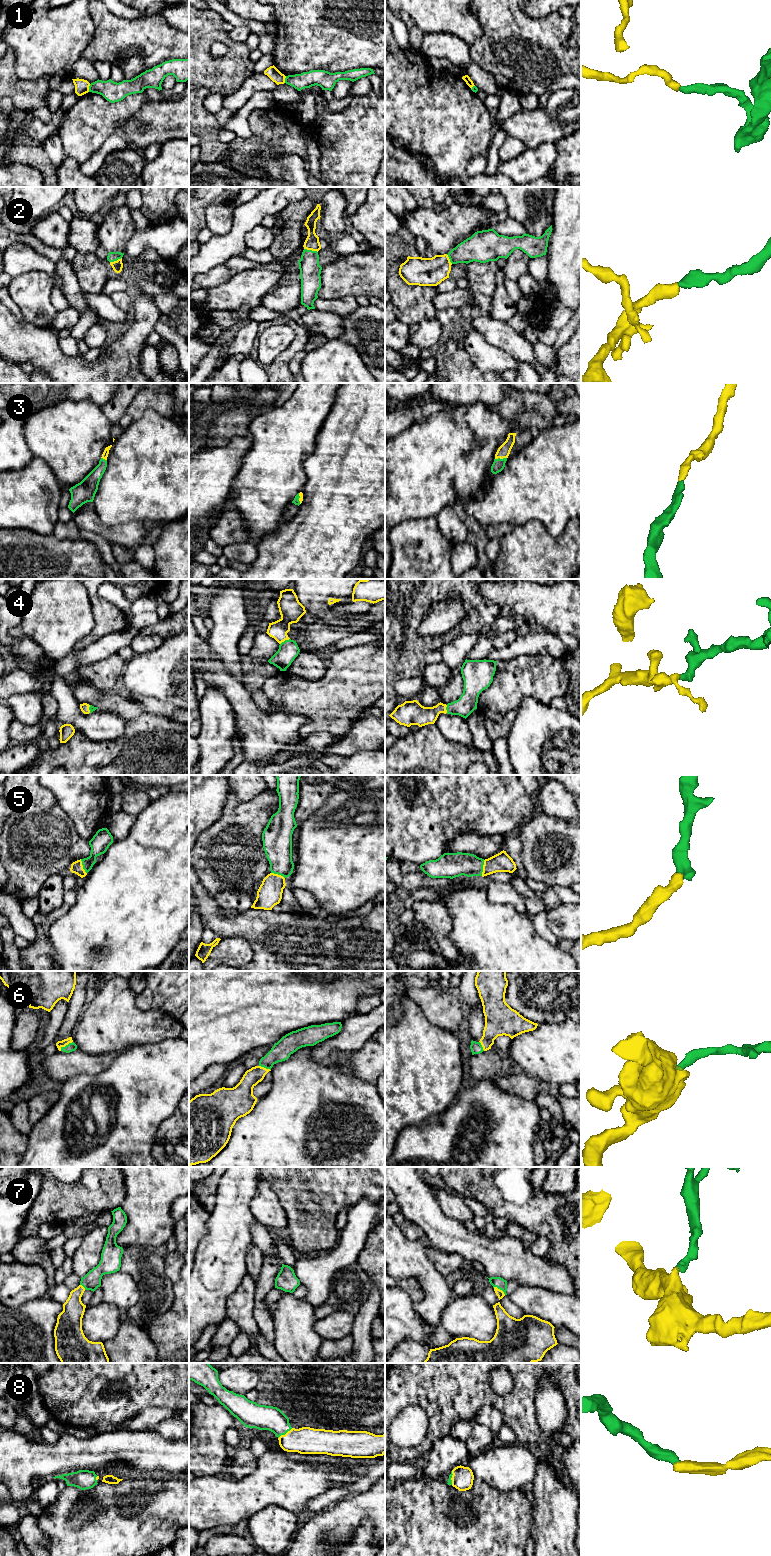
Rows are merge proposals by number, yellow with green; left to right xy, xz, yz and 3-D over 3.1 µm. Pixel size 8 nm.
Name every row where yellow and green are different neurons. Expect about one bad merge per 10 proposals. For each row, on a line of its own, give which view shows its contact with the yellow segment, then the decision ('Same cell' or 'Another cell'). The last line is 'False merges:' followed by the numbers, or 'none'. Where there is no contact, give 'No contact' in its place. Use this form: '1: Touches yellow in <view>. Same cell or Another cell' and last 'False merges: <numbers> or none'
1: Touches yellow in xy. Another cell
2: Touches yellow in xz. Same cell
3: Touches yellow in yz. Same cell
4: Touches yellow in xz. Same cell
5: Touches yellow in yz. Same cell
6: Touches yellow in xy. Same cell
7: Touches yellow in yz. Same cell
8: Touches yellow in xz. Same cell
False merges: 1

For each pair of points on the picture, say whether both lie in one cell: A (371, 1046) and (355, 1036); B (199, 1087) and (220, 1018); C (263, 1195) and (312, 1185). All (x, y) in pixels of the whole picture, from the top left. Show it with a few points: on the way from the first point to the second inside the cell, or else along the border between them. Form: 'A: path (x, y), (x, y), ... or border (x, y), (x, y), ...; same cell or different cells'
A: border (369, 1039), (358, 1049), (345, 1053); different cells
B: border (226, 1063), (214, 1063), (199, 1075); different cells
C: border (260, 1181), (268, 1181), (271, 1184), (286, 1214); different cells

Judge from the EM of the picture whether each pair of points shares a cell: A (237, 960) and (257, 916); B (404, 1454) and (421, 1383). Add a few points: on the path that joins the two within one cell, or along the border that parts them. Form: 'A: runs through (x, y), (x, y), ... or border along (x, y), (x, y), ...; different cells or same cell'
A: border along (223, 937), (243, 937), (251, 948), (253, 959); different cells
B: runs through (424, 1444), (435, 1431), (435, 1403); same cell

